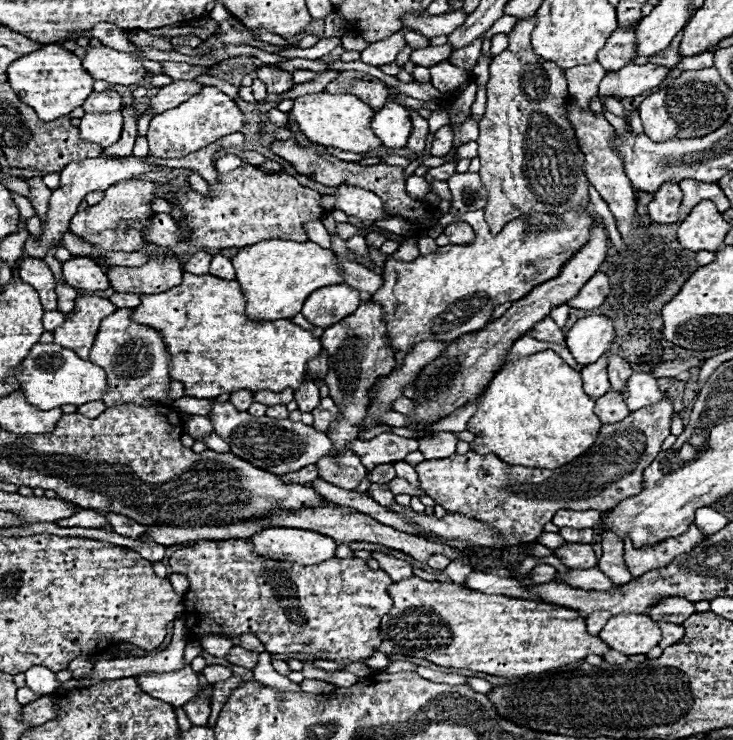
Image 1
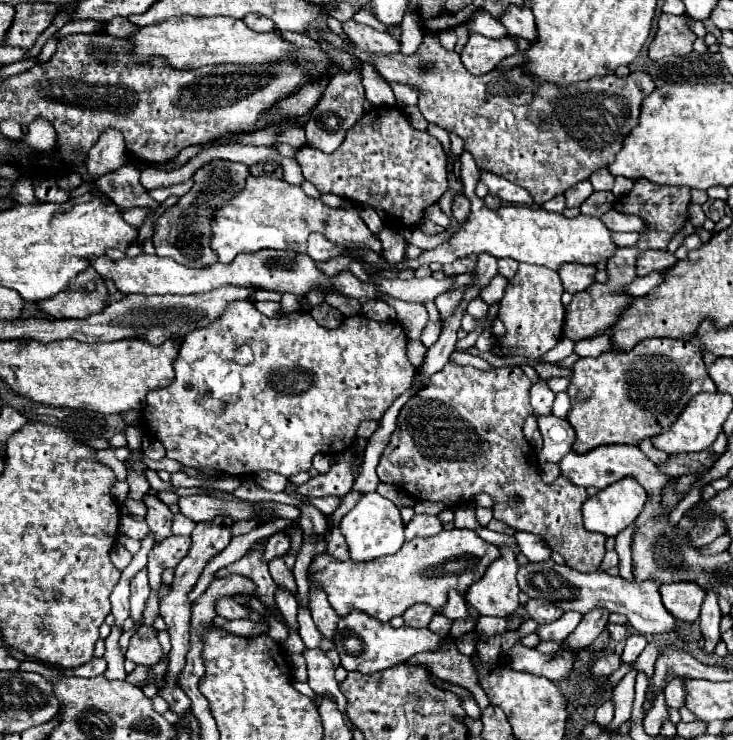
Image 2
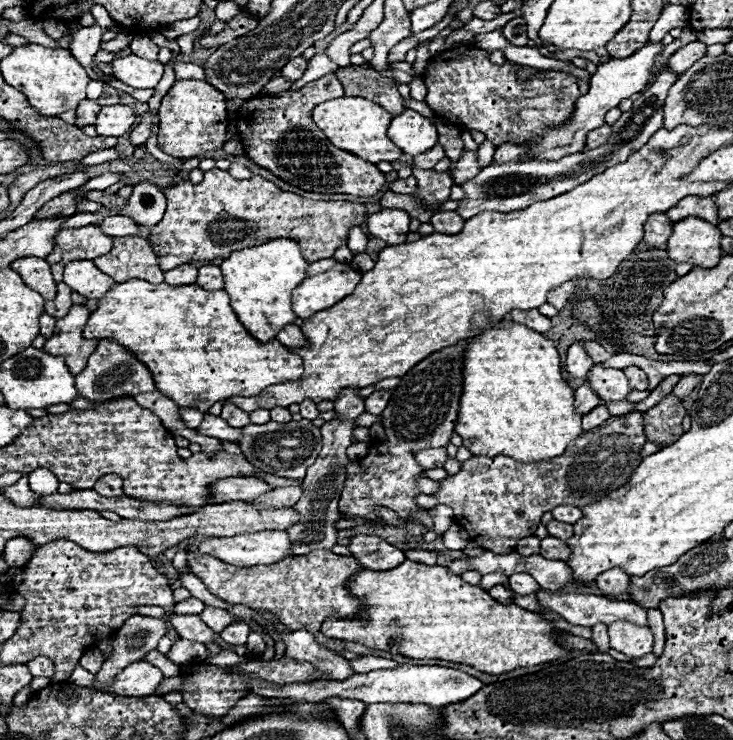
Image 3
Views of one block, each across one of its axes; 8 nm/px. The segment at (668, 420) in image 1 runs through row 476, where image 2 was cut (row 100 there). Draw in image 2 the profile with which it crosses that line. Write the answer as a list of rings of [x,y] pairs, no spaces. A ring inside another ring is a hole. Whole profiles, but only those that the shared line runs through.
[[[322,30],[320,38],[352,56],[356,56],[360,62],[372,64],[388,82],[402,82],[410,86],[418,86],[420,98],[418,108],[424,114],[424,118],[430,124],[436,124],[444,128],[446,132],[454,132],[464,140],[464,150],[472,154],[480,170],[492,172],[496,176],[502,176],[522,188],[526,188],[534,202],[542,206],[556,194],[564,194],[574,184],[588,180],[588,176],[600,168],[606,168],[618,150],[622,148],[622,140],[630,134],[630,130],[638,124],[640,116],[640,104],[642,100],[654,90],[654,82],[646,72],[634,72],[624,78],[618,78],[614,74],[592,78],[586,82],[576,82],[570,86],[556,86],[552,82],[540,82],[534,76],[528,76],[522,68],[514,66],[510,70],[492,70],[482,76],[470,74],[460,56],[456,52],[448,52],[440,46],[438,36],[424,36],[420,48],[412,56],[402,54],[372,54],[364,52],[356,46],[348,46],[348,42],[334,34],[332,30]],[[426,62],[434,62],[432,72],[426,72]]]

